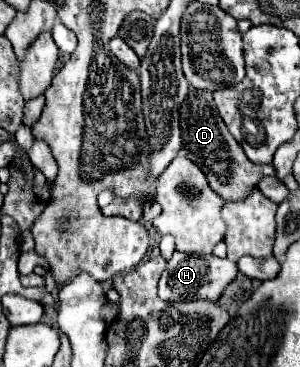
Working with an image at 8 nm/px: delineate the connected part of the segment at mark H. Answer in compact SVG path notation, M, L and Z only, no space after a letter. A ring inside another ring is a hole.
M174 252L168 260L160 284L158 294L162 300L194 300L194 298L206 298L206 300L218 300L222 290L236 278L238 268L236 262L230 262L228 258L216 258L214 254L200 256L200 254L186 254L186 252Z

